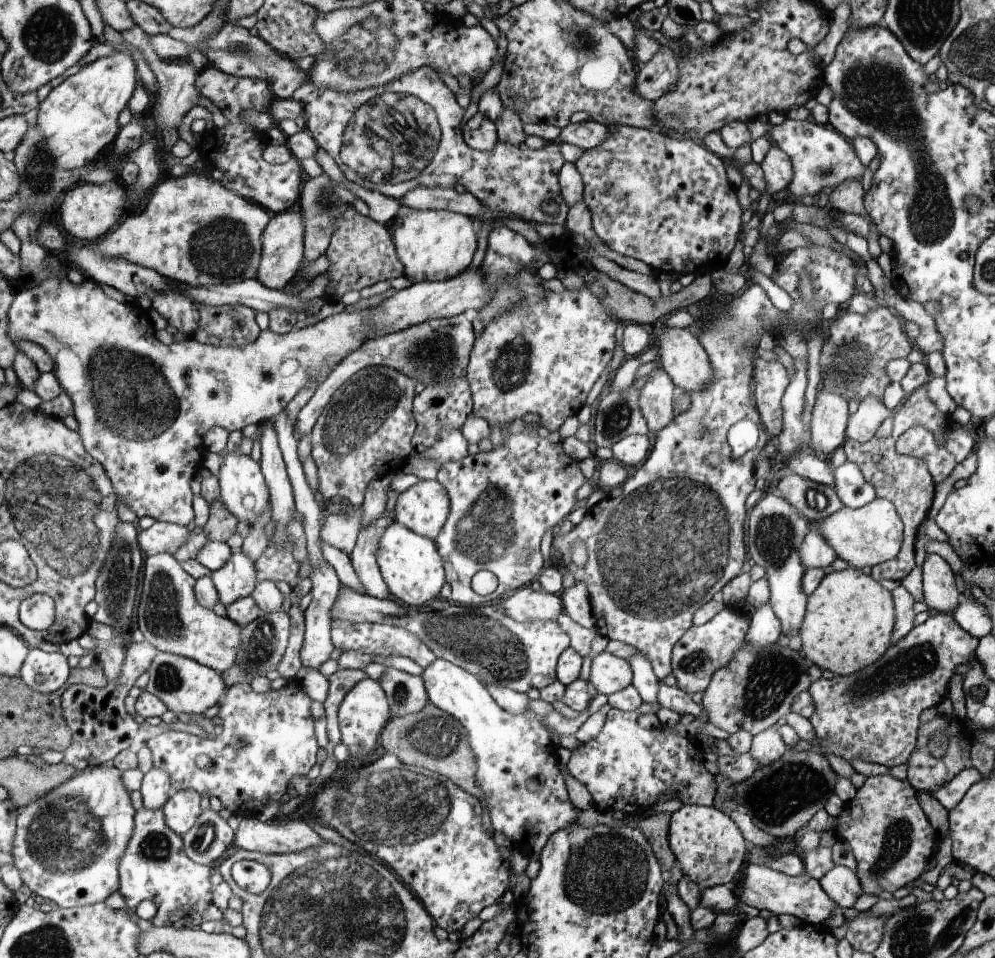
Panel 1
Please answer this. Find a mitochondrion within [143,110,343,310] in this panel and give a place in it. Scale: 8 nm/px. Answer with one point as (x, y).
(221, 249)

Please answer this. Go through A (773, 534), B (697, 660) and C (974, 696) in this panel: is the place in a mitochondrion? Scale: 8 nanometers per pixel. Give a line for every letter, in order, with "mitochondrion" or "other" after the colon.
A: mitochondrion
B: mitochondrion
C: mitochondrion

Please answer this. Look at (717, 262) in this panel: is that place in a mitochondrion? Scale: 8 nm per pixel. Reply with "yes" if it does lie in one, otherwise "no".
no

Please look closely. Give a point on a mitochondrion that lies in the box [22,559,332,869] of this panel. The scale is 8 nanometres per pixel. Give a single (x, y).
(160, 620)

